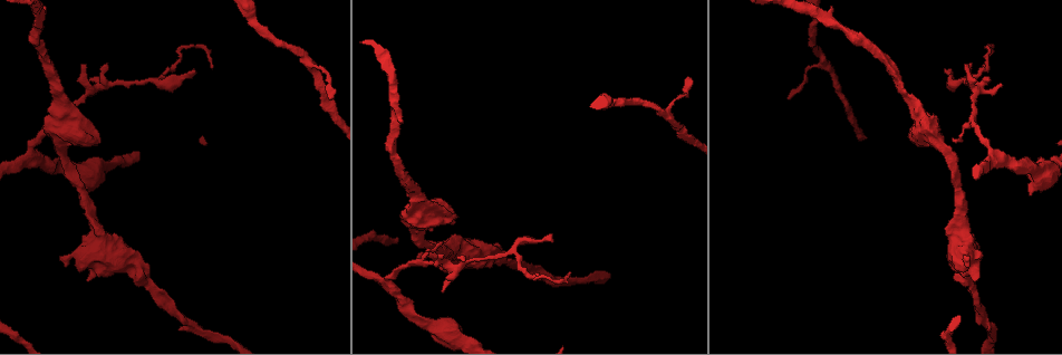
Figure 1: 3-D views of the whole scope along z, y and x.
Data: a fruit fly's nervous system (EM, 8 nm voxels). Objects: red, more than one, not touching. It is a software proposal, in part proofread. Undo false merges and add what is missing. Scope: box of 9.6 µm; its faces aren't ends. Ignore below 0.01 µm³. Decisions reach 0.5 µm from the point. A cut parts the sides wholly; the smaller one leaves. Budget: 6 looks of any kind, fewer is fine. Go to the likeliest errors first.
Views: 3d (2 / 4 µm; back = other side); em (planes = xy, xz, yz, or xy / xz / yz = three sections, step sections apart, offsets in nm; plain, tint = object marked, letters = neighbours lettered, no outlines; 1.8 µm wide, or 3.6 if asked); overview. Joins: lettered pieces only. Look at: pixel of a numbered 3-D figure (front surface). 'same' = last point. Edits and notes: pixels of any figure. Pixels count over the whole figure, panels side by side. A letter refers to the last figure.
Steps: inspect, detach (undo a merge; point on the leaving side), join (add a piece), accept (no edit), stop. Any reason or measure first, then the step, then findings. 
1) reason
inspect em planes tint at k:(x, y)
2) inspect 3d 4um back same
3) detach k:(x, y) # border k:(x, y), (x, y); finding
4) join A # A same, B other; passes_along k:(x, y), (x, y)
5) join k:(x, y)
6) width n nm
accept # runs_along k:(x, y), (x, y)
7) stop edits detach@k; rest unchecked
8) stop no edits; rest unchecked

sharp bend
inspect em planes tint at 1:(62, 137)

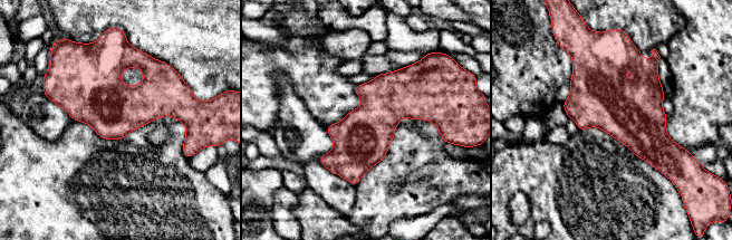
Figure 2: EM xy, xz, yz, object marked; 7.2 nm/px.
inspect em planes letters same

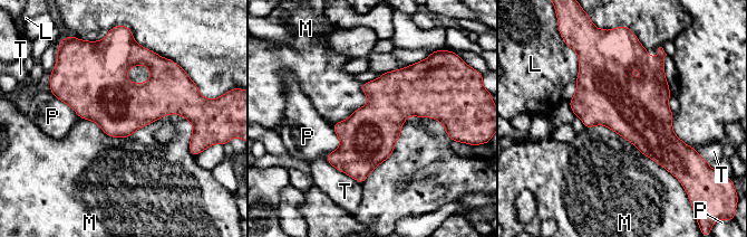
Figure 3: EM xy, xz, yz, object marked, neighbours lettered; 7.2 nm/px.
longest_contact M 700 nm
accept # L other, M other, P other, T other; border 3:(589, 128), (608, 126), (676, 177); one neuron here

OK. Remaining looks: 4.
thin end
inspect 3d 4um back at 1:(195, 70)

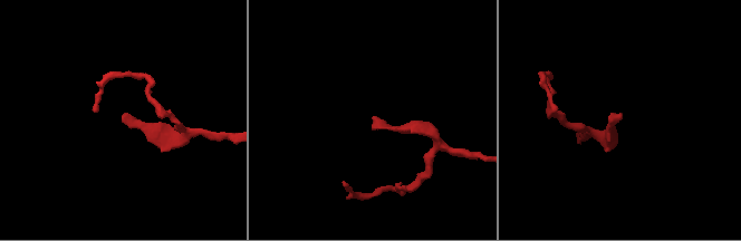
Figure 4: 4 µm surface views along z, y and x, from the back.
need the tissue
inspect em planes letters at 4:(622, 115)

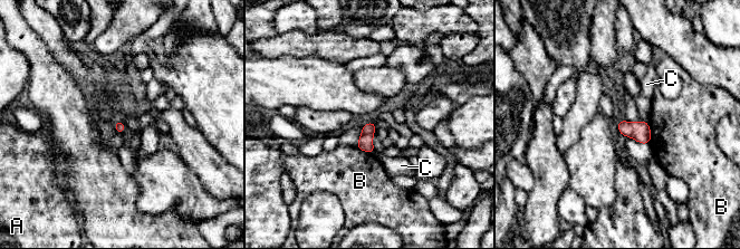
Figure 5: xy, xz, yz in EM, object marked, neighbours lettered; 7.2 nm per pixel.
accept # A other, B other, C other; border 5:(647, 123), (651, 130), (649, 144); no lettered piece goes on from it

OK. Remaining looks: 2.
stop no edits; rest unchecked

